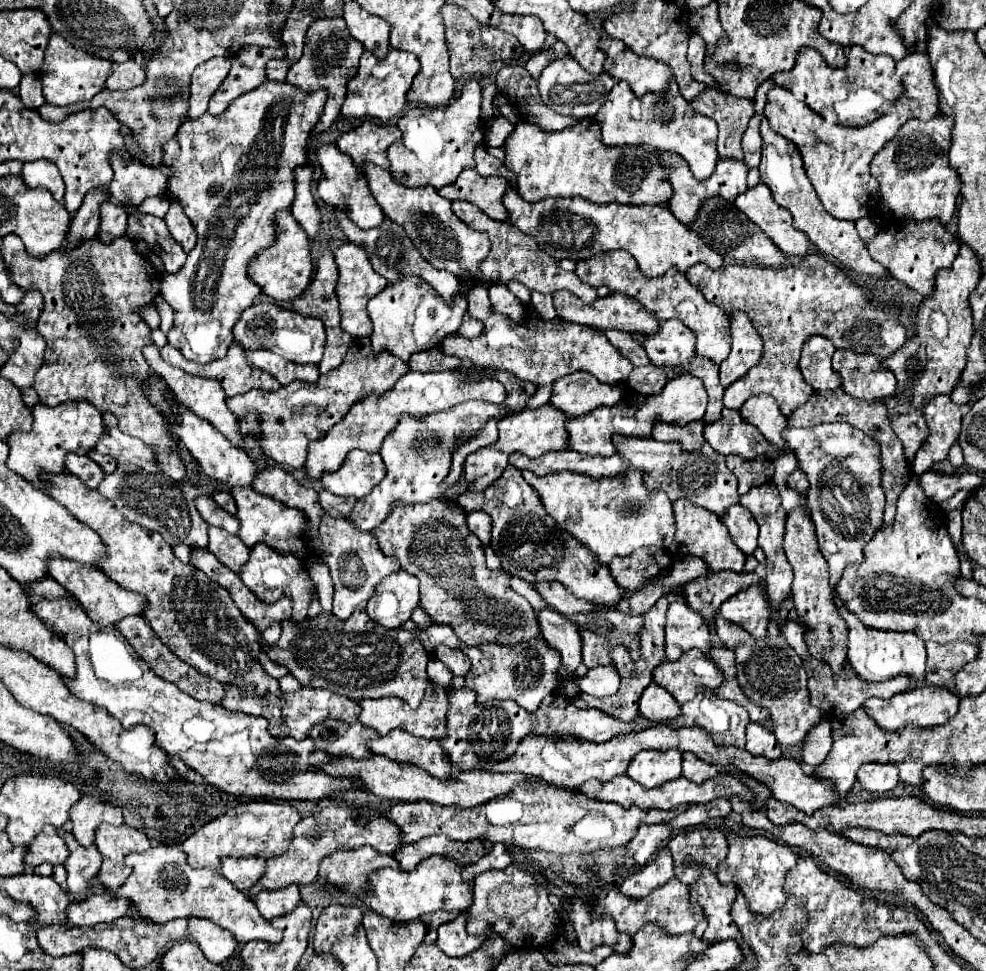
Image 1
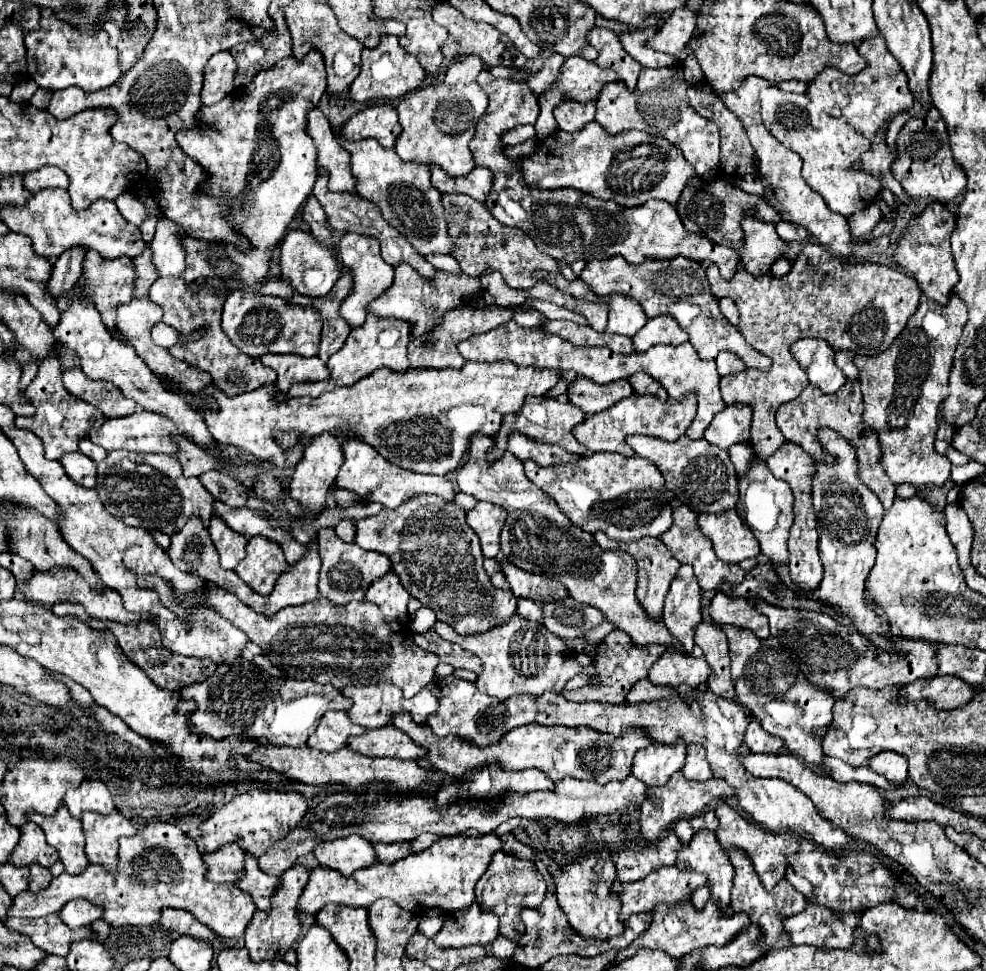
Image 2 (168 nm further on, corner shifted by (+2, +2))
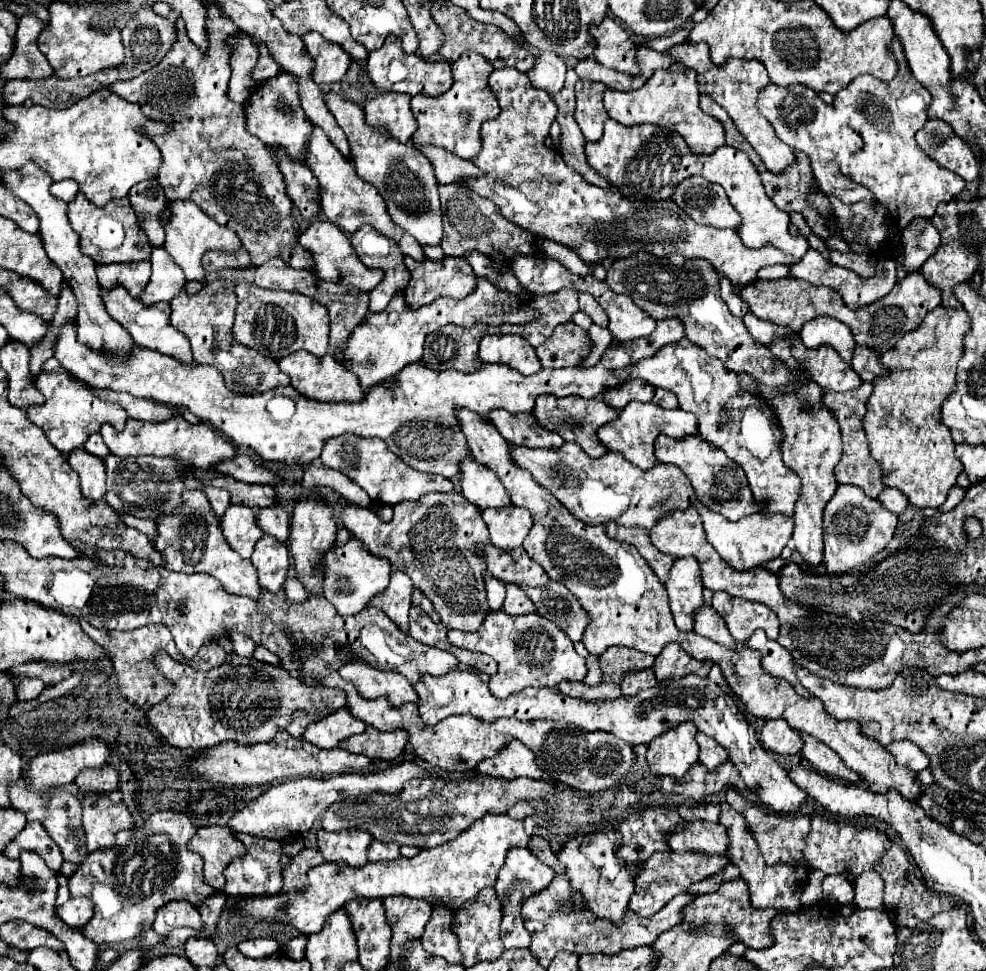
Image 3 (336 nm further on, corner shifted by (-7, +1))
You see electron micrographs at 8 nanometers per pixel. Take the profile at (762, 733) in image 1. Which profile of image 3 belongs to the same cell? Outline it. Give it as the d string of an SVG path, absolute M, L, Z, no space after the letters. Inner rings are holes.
M767 720L761 730L761 744L777 754L797 754L803 748L803 738L797 730L793 730L787 720Z

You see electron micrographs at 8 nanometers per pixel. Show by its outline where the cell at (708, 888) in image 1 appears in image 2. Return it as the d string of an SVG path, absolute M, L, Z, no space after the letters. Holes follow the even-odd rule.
M708 831L696 833L696 837L692 837L692 841L678 853L676 867L682 871L696 871L706 875L710 899L718 905L718 909L730 907L734 867L728 861L726 853L720 849L714 833Z

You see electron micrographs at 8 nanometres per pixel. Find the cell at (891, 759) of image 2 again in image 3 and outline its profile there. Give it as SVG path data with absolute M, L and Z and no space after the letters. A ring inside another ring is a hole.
M909 740L894 741L886 748L889 752L893 752L897 764L915 772L921 772L929 766L929 756L923 750L915 748L915 744Z

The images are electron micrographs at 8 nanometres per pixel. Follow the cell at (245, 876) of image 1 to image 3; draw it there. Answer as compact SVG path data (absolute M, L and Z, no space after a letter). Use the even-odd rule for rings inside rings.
M203 826L195 832L195 836L189 840L189 850L191 852L197 852L201 854L203 862L205 862L205 884L209 884L211 888L215 890L223 890L223 870L225 866L235 858L235 854L243 854L245 852L245 846L231 834L229 826Z

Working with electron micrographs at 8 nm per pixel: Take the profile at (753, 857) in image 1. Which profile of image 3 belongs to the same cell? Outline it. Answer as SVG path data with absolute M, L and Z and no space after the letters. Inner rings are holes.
M729 788L727 790L727 802L747 818L747 824L755 836L755 840L761 846L761 854L767 864L779 864L779 862L793 862L795 858L803 856L805 838L809 834L809 816L807 814L767 814L747 798L739 794L739 790Z

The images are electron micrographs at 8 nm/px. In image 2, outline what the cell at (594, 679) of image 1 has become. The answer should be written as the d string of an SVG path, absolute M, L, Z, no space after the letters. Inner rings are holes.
M512 617L512 621L490 629L488 633L478 635L458 635L448 623L436 621L434 631L446 639L462 645L464 649L472 651L482 661L482 673L476 679L476 687L482 693L488 693L496 699L508 699L512 695L532 695L538 697L544 691L556 691L560 693L564 683L572 679L574 675L588 675L590 679L596 679L594 667L582 667L578 665L574 653L566 647L562 639L558 639L554 633L544 629L542 623L528 621L522 617Z

